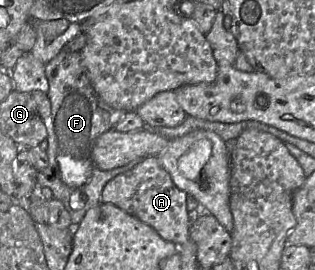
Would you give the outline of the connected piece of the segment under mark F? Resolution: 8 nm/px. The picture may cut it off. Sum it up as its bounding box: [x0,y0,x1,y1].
[37,50,142,228]

